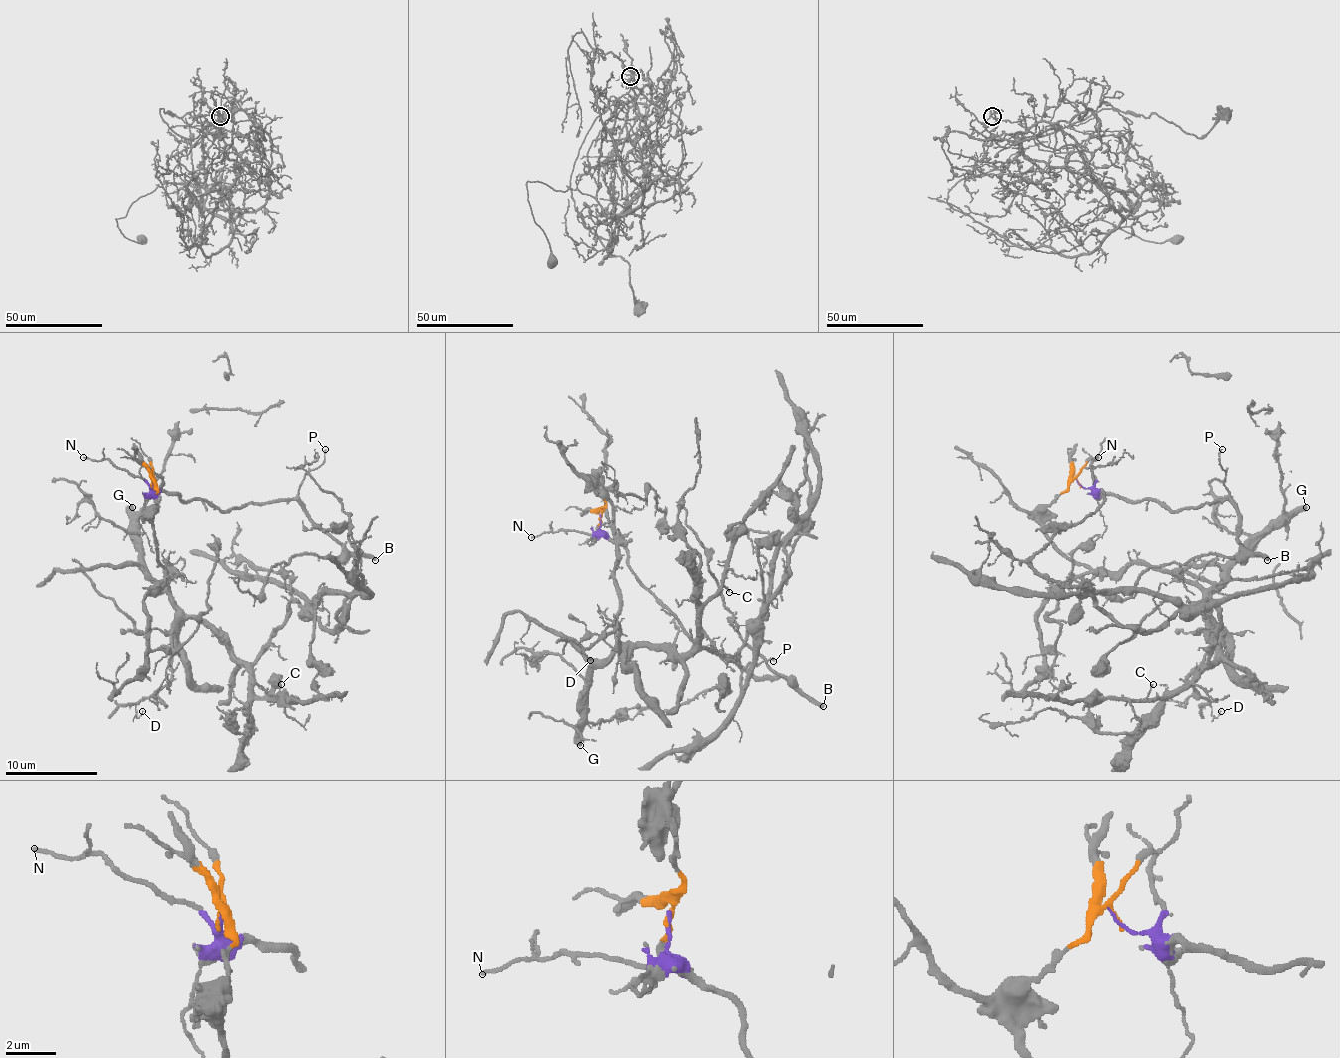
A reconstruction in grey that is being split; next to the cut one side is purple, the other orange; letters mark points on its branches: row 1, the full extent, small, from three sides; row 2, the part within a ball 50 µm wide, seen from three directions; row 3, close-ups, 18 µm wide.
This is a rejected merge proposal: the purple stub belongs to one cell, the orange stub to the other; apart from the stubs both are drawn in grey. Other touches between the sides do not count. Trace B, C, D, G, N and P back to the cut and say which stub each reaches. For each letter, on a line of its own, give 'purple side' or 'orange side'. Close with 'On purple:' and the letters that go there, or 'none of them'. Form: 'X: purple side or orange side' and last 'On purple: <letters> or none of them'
B: purple side
C: orange side
D: orange side
G: orange side
N: purple side
P: purple side
On purple: B, N, P

